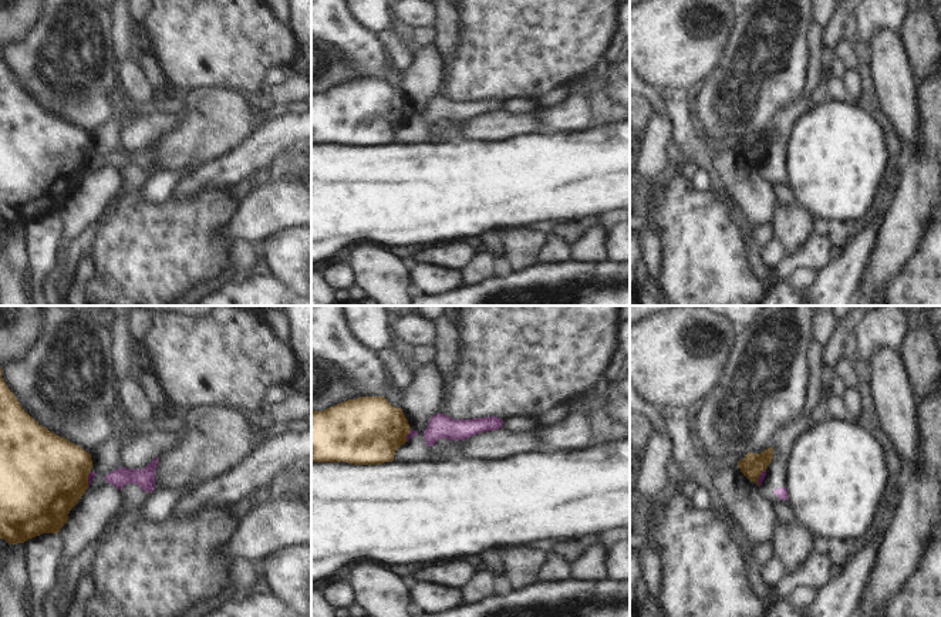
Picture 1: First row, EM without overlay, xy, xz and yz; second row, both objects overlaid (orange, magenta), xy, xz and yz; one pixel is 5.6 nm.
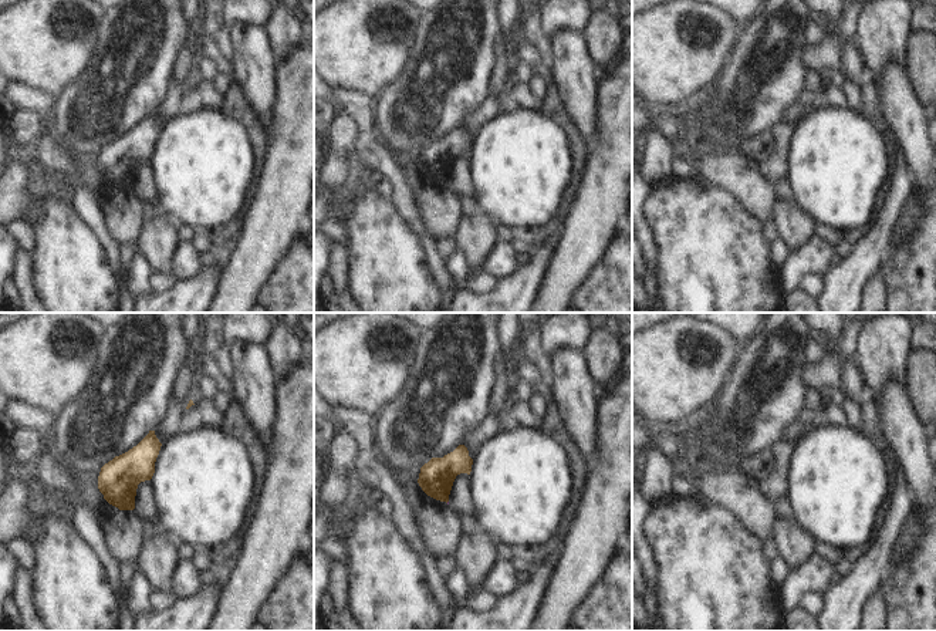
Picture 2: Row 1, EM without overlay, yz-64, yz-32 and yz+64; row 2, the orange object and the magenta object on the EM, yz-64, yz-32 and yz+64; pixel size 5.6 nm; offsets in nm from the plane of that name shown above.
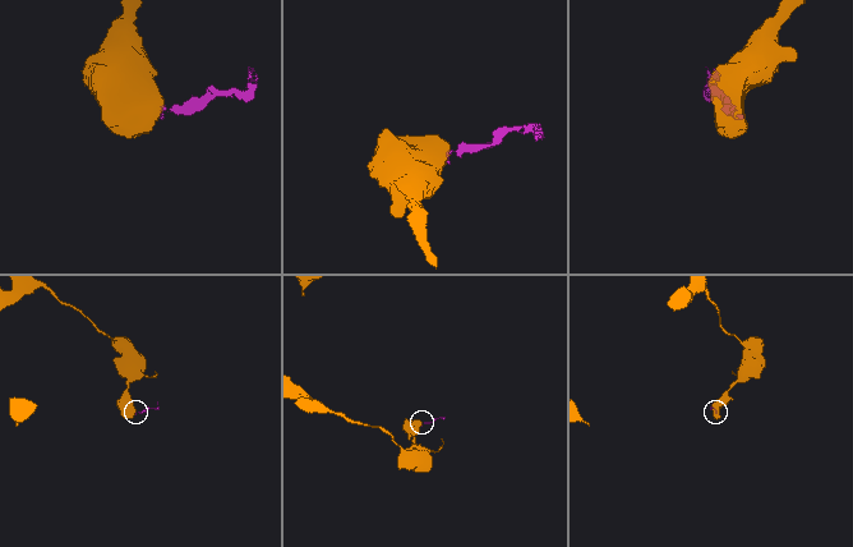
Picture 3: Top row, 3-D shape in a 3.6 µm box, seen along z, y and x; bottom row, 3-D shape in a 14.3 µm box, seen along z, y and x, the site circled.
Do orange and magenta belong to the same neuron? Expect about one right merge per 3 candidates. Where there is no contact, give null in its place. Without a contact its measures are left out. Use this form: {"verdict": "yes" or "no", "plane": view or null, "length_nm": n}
{"verdict": "no", "plane": "xy", "length_nm": 110}

